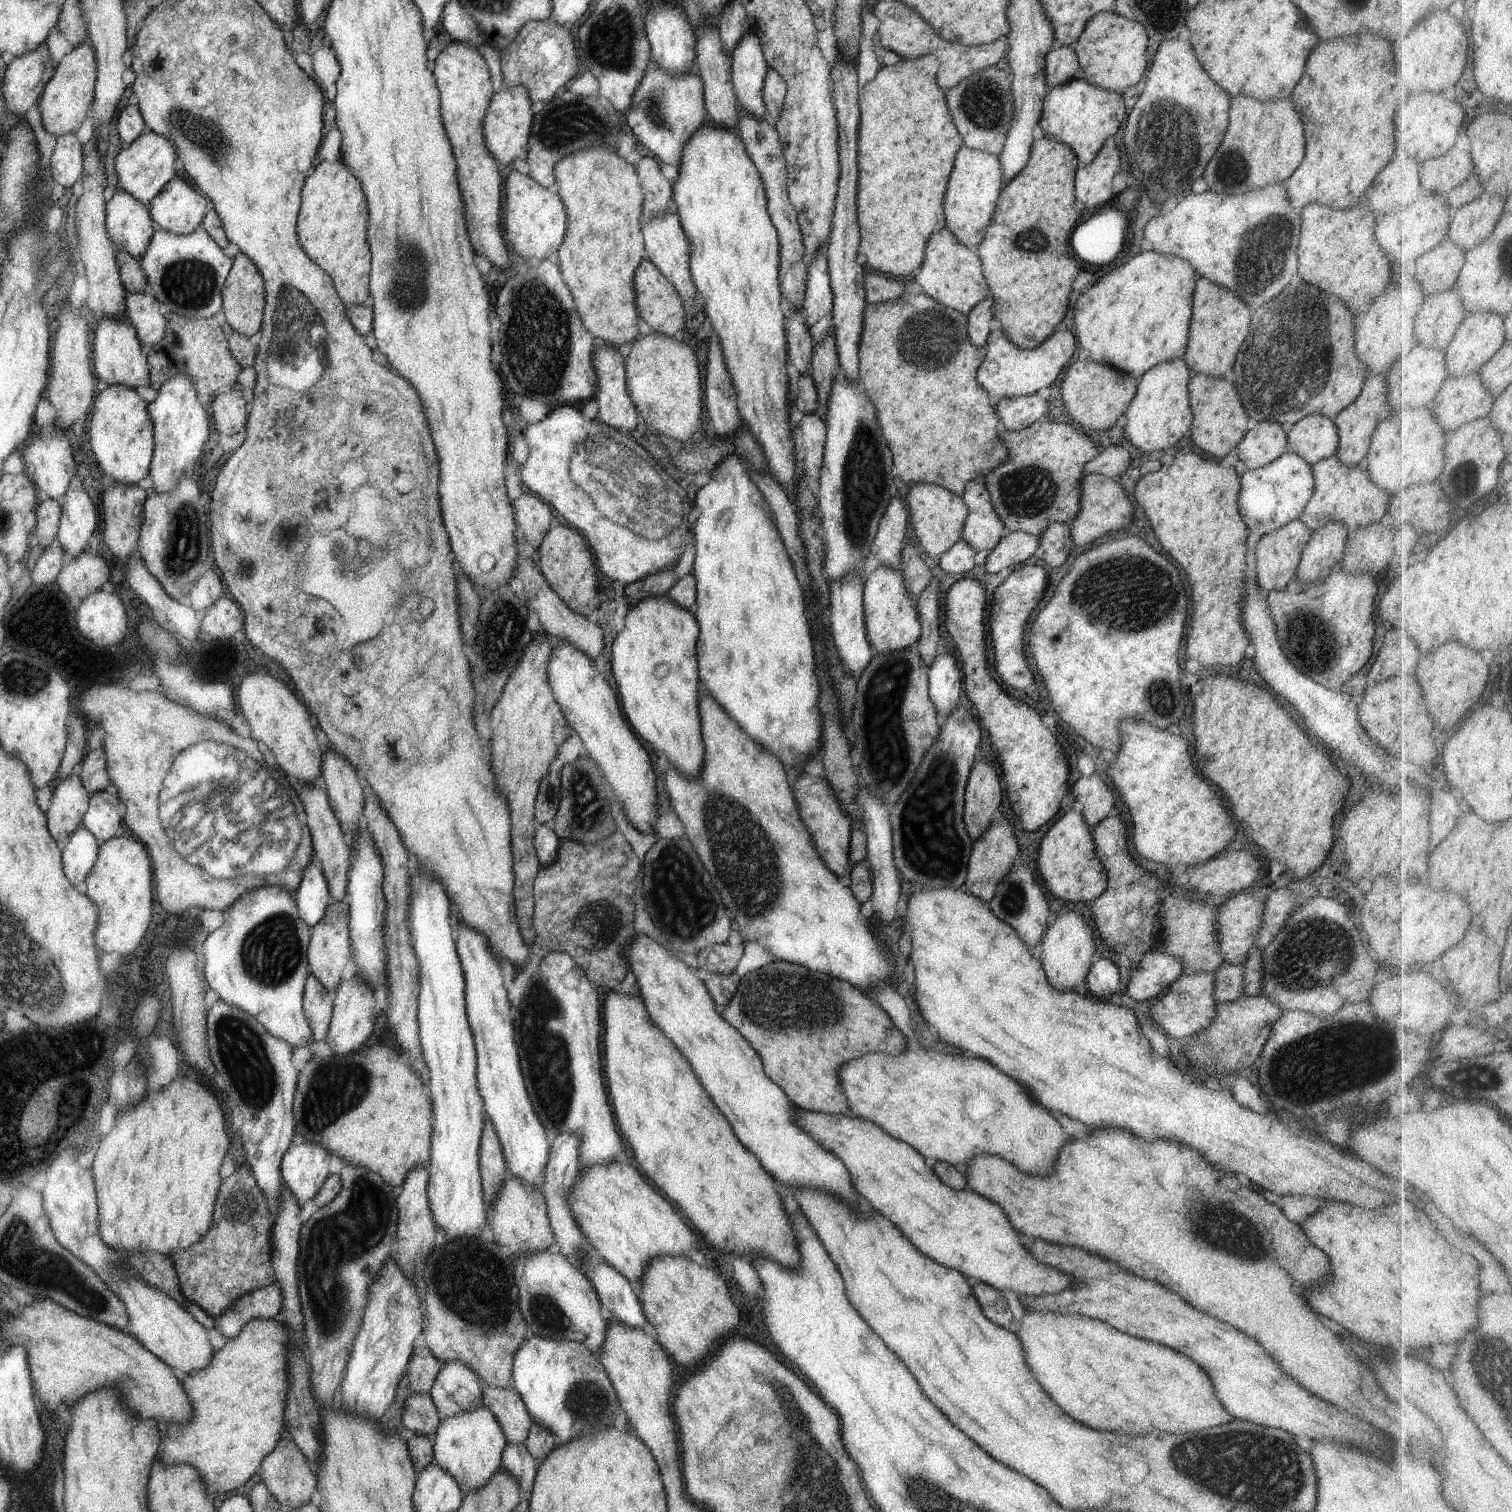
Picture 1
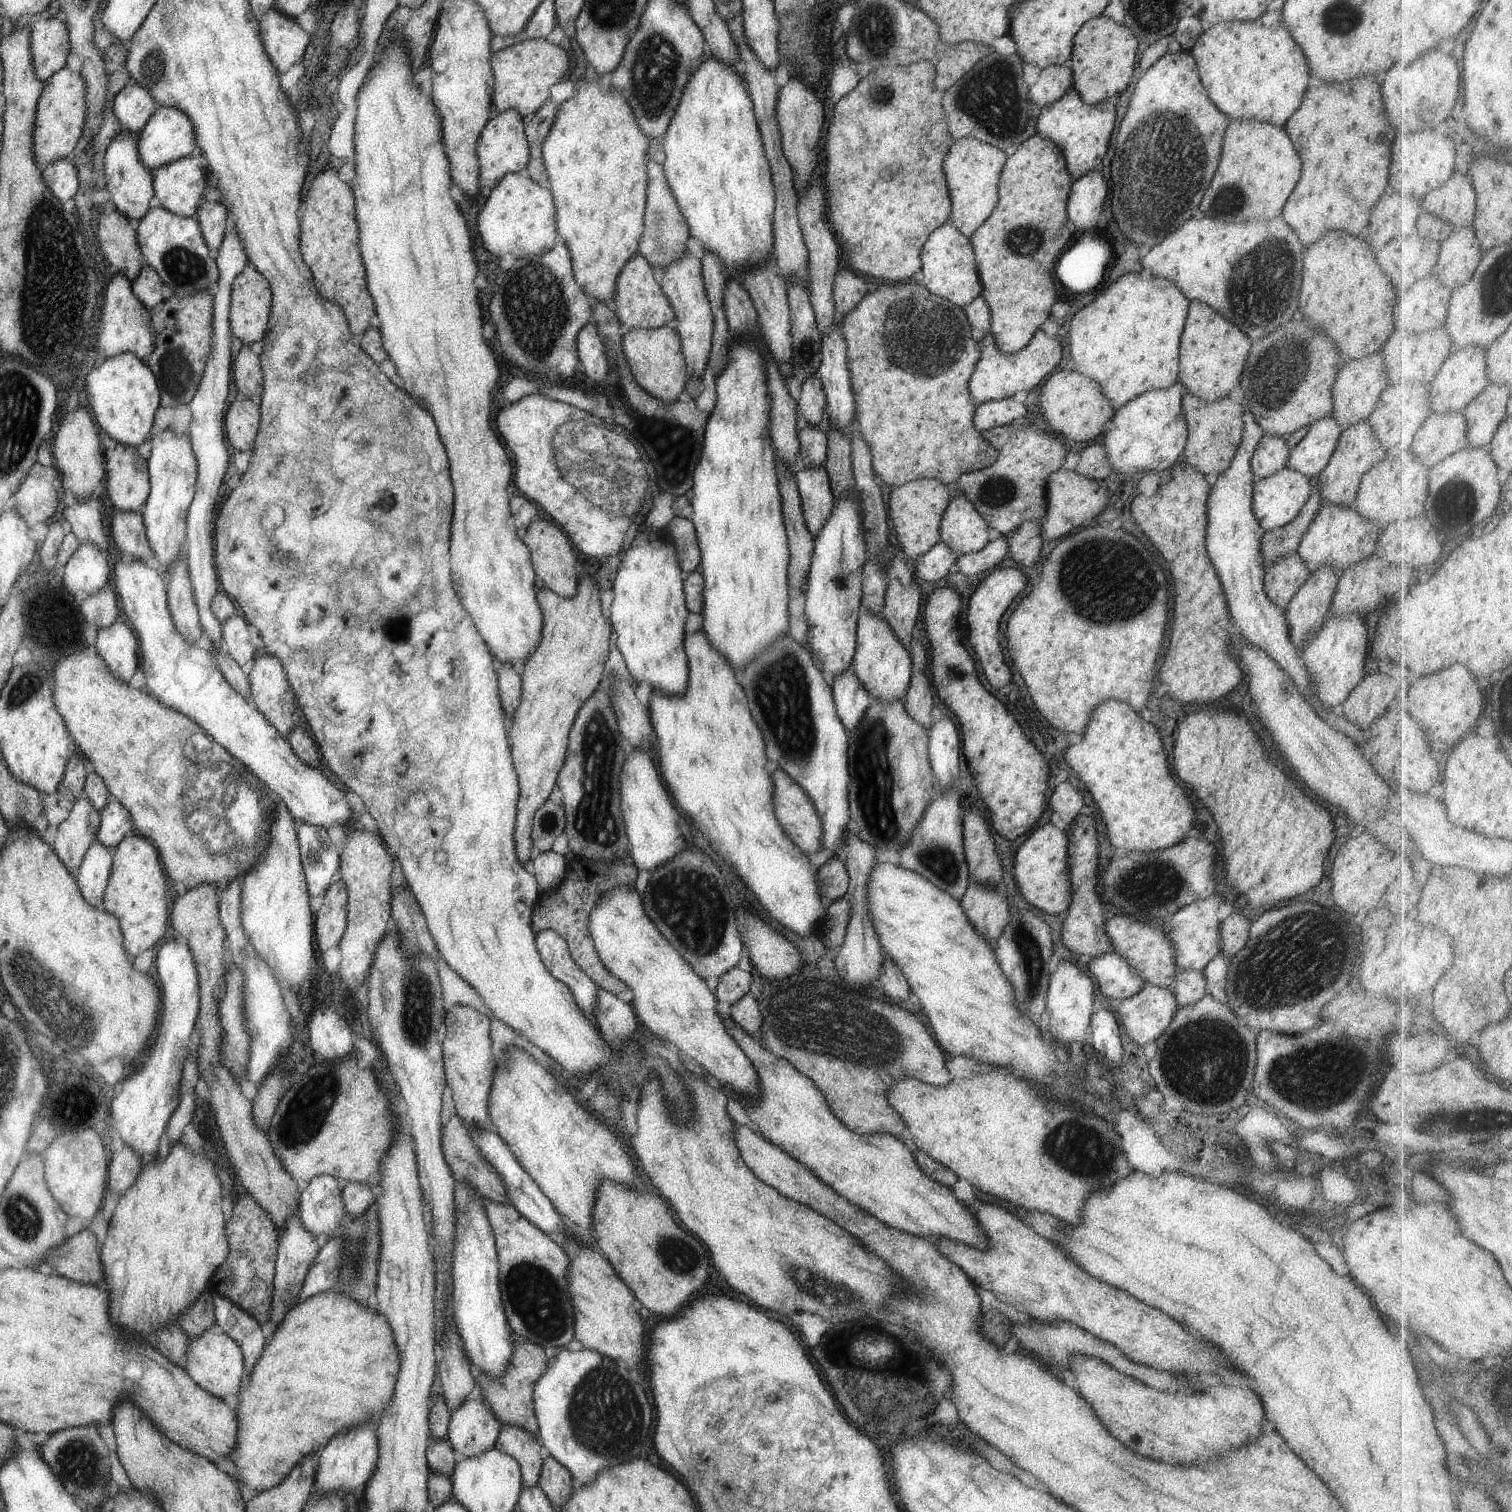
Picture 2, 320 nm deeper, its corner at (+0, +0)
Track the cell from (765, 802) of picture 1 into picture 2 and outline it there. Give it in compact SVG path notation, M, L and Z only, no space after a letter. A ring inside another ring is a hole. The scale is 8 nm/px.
M702 630L685 633L683 643L689 666L686 694L668 696L660 689L652 688L649 703L649 717L658 742L660 770L673 792L673 801L704 826L704 836L708 836L710 842L714 840L712 846L732 862L748 892L760 902L762 910L768 912L768 918L792 932L812 935L816 939L826 914L818 892L818 868L786 836L775 817L772 778L764 768L766 746L758 726L750 716L746 694L738 684L728 660L712 648Z

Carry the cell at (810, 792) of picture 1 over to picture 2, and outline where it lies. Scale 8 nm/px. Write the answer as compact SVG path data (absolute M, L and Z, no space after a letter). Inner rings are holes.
M782 769L776 770L772 774L772 782L774 782L773 798L774 798L774 814L778 824L786 836L805 854L816 854L822 850L821 834L822 823L817 815L816 809L804 792L804 789Z

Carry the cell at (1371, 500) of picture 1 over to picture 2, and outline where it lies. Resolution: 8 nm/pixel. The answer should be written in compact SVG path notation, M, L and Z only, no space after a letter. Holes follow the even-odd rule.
M1324 501L1300 541L1297 553L1311 573L1324 565L1330 565L1336 572L1342 573L1354 563L1366 560L1374 552L1378 533L1375 522L1359 515L1353 508L1339 507Z

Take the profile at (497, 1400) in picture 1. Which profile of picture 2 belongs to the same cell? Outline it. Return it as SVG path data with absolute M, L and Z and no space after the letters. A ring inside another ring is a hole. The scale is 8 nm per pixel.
M502 1424L496 1448L518 1461L525 1488L538 1484L543 1467L542 1444L538 1438L521 1428Z

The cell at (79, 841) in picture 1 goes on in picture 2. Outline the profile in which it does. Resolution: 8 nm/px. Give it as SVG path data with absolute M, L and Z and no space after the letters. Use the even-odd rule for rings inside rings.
M96 840L86 851L76 872L85 900L100 910L104 910L103 900L113 870L113 855L113 850Z

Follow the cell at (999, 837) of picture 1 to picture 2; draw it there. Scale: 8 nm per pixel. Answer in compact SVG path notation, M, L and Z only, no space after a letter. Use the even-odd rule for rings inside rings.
M971 881L960 902L968 922L994 949L1005 926L1012 918L1013 908L1003 890L987 889Z

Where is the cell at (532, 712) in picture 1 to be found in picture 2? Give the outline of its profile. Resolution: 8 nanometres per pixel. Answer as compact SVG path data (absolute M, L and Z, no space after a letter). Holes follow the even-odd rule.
M585 574L578 594L563 597L552 589L538 592L543 610L541 646L524 662L522 694L511 724L513 763L520 782L514 836L519 859L528 861L532 852L532 816L548 802L569 754L569 736L573 723L586 699L604 678L613 624L602 614L600 589L594 577Z

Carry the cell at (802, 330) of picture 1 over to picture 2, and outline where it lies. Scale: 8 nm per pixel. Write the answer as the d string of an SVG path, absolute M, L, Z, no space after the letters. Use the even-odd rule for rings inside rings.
M816 374L801 384L801 392L797 395L798 410L809 425L818 427L824 424L825 404L823 384Z

